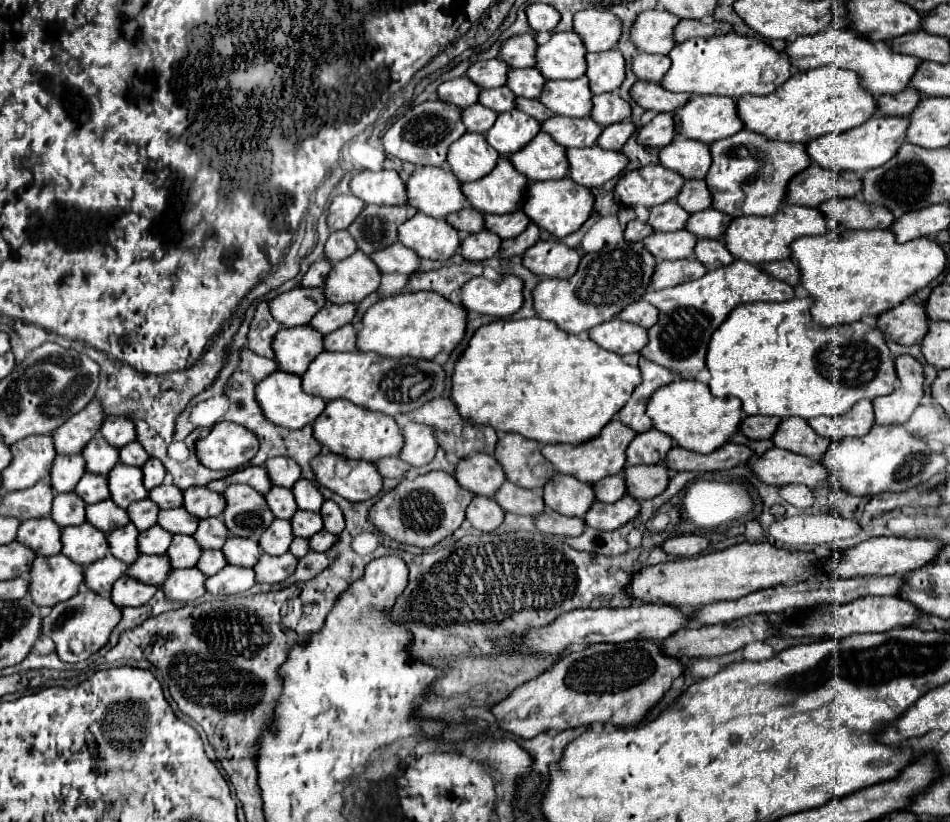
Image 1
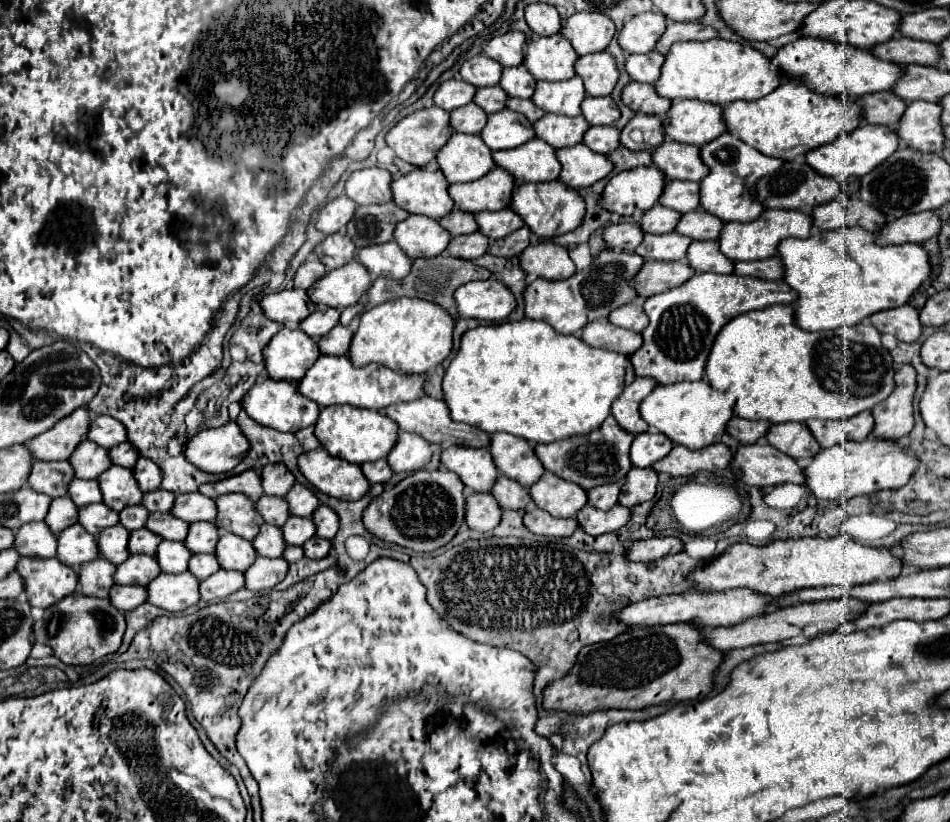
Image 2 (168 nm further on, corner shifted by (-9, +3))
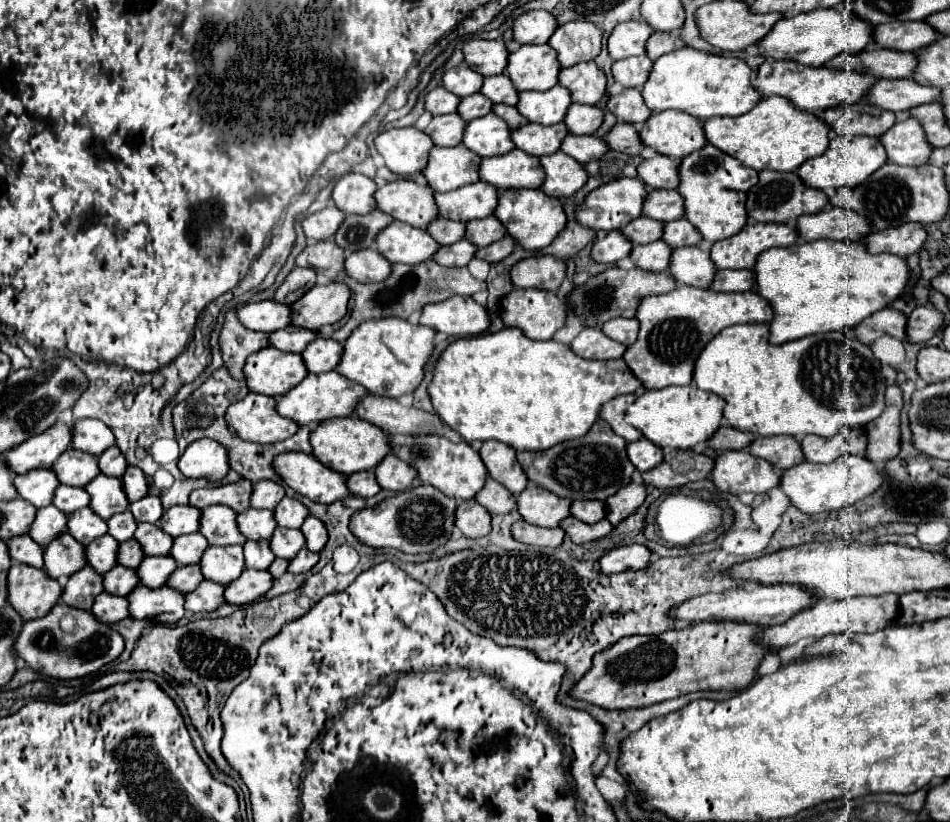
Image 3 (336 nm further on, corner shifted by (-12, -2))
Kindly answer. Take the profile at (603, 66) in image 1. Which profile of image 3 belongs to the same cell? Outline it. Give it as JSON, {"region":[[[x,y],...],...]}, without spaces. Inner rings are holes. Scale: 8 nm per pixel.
{"region":[[[594,61],[578,63],[560,71],[560,85],[570,89],[574,103],[596,105],[606,93],[606,75]]]}

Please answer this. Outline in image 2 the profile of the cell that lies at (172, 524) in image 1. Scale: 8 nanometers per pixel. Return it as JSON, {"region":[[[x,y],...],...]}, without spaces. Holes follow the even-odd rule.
{"region":[[[157,512],[157,514],[149,514],[145,528],[157,536],[161,536],[163,540],[173,540],[173,542],[181,542],[187,536],[187,528],[189,524],[183,524],[183,520],[175,520],[169,512]]]}

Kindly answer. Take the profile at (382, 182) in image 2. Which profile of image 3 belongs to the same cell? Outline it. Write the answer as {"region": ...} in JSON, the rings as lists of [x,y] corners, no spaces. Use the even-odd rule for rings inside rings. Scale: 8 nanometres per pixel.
{"region":[[[348,173],[344,175],[334,191],[332,199],[338,209],[344,213],[356,213],[356,215],[366,215],[374,211],[374,191],[378,185],[374,183],[372,177],[366,177],[362,173]]]}

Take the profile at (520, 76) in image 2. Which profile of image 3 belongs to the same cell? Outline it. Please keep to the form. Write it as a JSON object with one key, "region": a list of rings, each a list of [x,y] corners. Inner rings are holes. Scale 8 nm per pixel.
{"region":[[[506,73],[486,77],[480,93],[484,93],[492,103],[506,103],[506,105],[518,103],[518,91],[514,89],[514,85],[510,85],[510,77],[506,77]]]}

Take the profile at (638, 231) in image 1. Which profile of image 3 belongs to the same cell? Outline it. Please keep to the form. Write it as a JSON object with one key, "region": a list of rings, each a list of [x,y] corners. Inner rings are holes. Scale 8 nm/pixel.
{"region":[[[610,231],[604,239],[594,243],[592,259],[600,261],[600,263],[616,263],[616,261],[628,257],[632,247],[634,245],[630,245],[630,241],[626,241],[626,237],[622,237],[620,231]]]}

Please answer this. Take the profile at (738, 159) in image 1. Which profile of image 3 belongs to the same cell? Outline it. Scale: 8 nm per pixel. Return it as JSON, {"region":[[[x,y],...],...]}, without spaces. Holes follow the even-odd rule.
{"region":[[[706,145],[700,151],[690,153],[680,163],[678,187],[684,197],[686,219],[702,233],[706,241],[716,243],[720,239],[732,237],[748,223],[744,209],[746,197],[742,199],[742,193],[746,193],[754,185],[754,181],[758,181],[758,171],[746,169],[746,165],[734,161],[734,157],[722,153],[720,149],[714,149],[714,145]]]}

